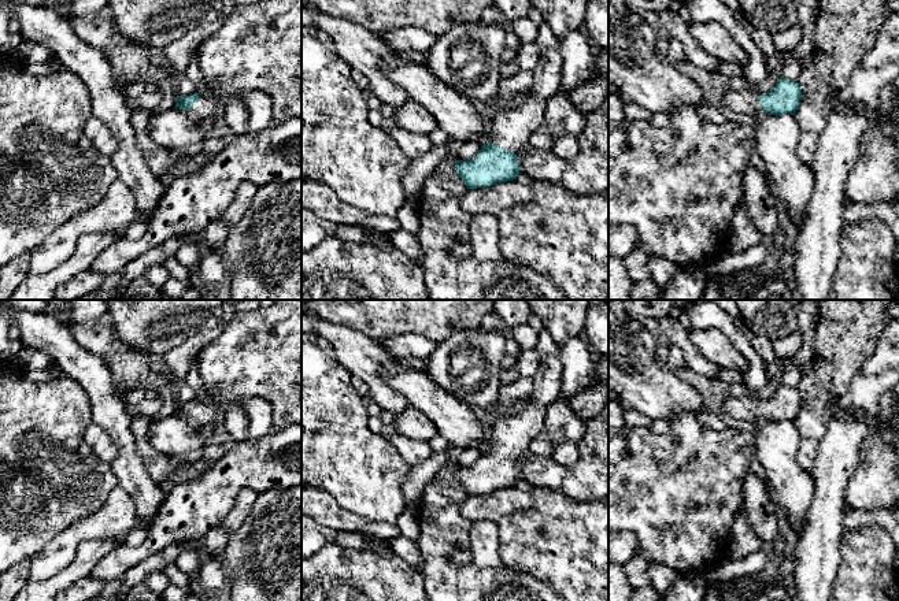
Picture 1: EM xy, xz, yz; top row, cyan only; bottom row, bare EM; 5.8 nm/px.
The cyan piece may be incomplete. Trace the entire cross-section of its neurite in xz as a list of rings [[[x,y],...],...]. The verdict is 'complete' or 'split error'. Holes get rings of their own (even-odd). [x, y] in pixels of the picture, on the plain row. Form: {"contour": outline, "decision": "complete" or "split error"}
{"contour": [[[547,329],[539,331],[536,350],[540,364],[532,378],[530,398],[495,420],[488,433],[489,448],[473,465],[456,467],[455,476],[467,496],[517,486],[517,464],[528,453],[530,441],[543,430],[547,408],[561,398],[561,346]]], "decision": "split error"}

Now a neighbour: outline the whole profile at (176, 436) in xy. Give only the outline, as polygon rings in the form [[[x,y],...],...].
[[[177,413],[158,420],[149,418],[147,430],[151,445],[171,457],[177,468],[190,465],[203,457],[206,434],[207,430]]]

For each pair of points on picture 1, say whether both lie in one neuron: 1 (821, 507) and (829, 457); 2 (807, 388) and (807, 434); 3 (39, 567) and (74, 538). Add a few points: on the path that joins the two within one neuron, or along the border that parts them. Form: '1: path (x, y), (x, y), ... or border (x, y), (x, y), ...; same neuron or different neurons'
1: path (829, 494), (829, 470); same neuron
2: path (810, 399), (810, 423); same neuron
3: path (48, 563), (66, 548); same neuron

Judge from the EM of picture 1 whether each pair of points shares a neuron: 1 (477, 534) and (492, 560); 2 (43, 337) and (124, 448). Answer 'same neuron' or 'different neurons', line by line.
1: same neuron
2: same neuron

